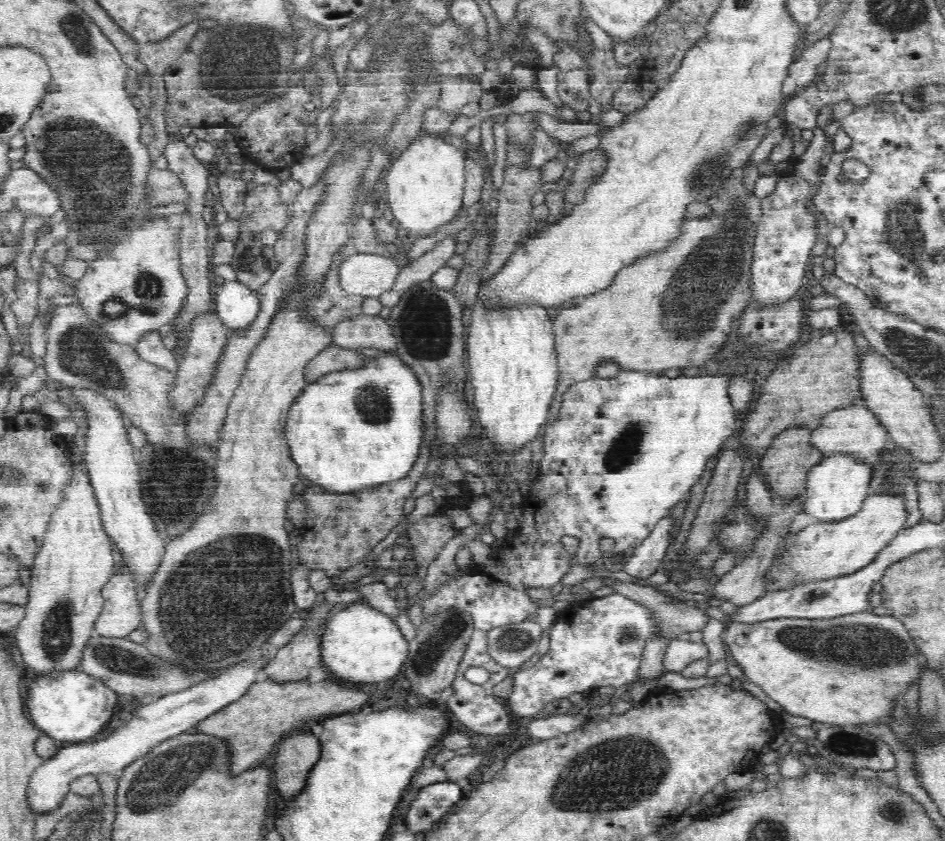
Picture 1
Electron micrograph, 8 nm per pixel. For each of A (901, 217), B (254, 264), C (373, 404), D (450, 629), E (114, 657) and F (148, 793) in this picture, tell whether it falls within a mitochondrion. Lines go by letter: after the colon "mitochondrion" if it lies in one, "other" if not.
A: mitochondrion
B: mitochondrion
C: mitochondrion
D: mitochondrion
E: mitochondrion
F: mitochondrion

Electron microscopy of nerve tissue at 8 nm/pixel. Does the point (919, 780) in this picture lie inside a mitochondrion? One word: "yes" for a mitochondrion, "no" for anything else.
no

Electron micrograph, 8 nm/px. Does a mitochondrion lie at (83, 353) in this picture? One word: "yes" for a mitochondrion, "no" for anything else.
yes

